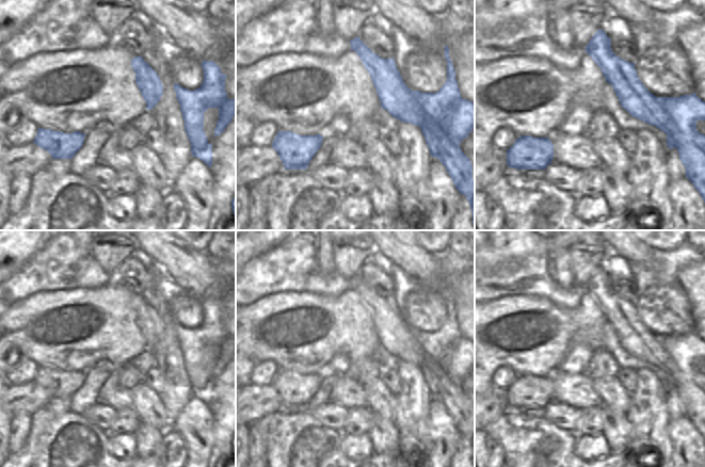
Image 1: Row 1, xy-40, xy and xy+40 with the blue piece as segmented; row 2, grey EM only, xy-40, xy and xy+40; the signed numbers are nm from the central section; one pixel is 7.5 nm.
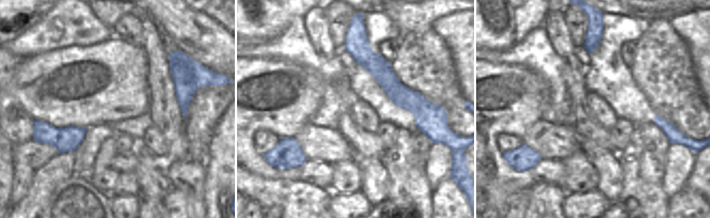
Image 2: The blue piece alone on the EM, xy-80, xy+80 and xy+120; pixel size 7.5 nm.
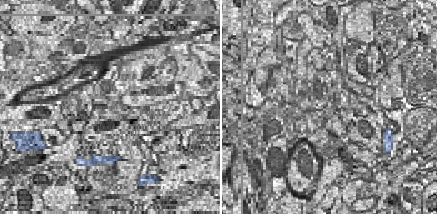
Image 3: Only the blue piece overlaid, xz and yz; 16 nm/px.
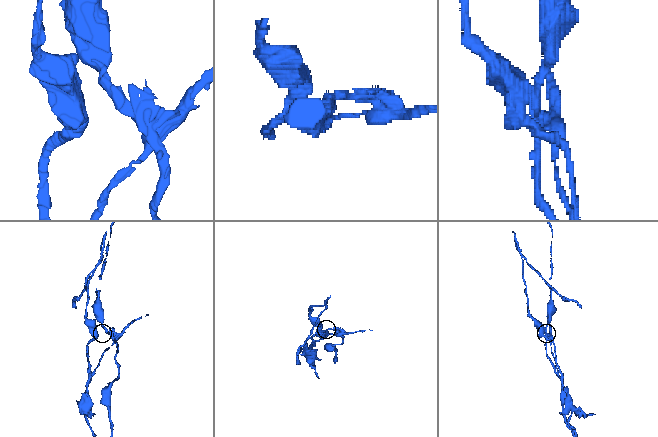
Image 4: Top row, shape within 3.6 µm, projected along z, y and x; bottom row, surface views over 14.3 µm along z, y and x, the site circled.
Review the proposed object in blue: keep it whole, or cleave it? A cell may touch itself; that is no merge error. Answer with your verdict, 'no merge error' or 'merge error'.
merge error

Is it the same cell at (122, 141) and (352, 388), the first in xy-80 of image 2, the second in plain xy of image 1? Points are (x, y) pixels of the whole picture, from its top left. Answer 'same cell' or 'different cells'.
different cells

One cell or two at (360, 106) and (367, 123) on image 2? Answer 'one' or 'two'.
one

